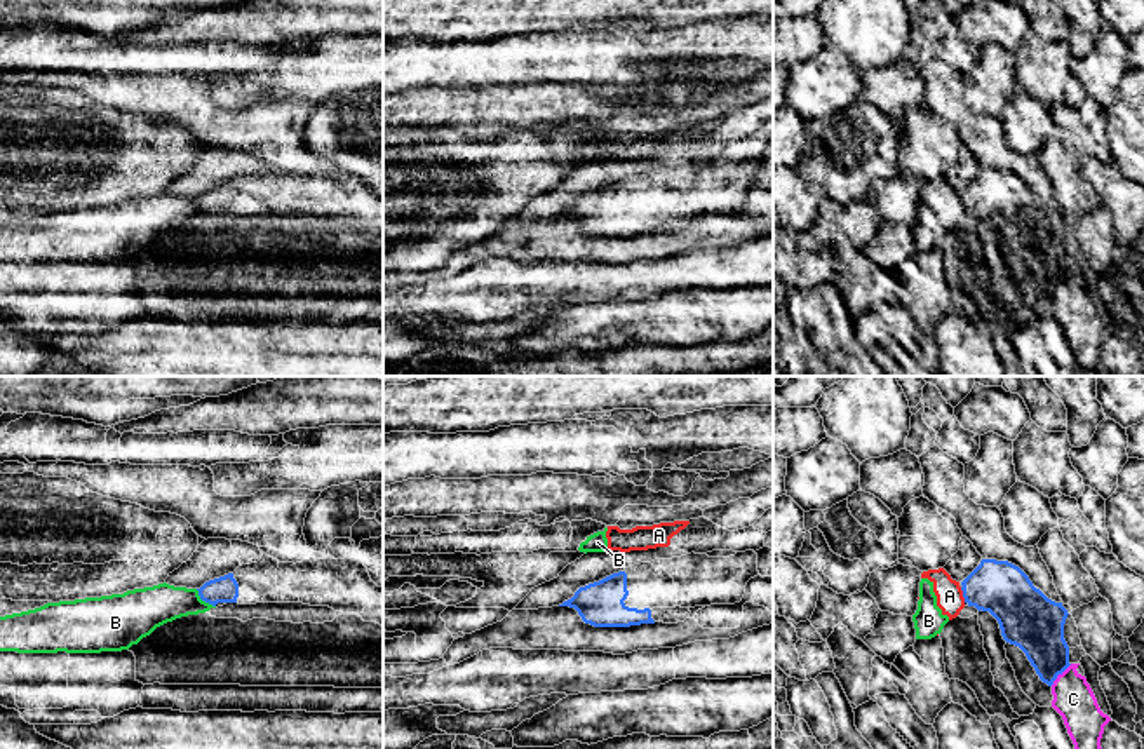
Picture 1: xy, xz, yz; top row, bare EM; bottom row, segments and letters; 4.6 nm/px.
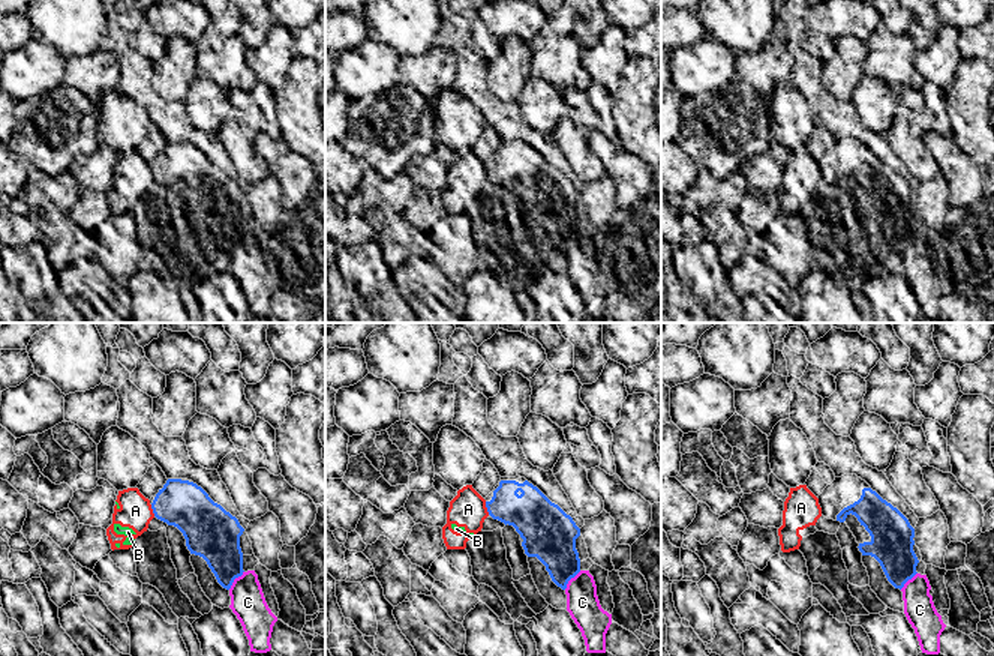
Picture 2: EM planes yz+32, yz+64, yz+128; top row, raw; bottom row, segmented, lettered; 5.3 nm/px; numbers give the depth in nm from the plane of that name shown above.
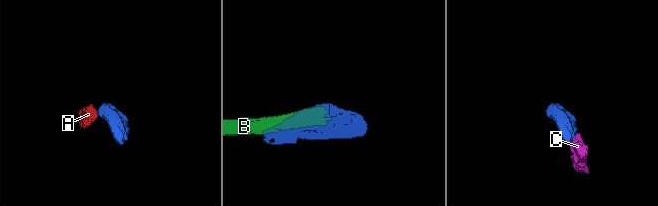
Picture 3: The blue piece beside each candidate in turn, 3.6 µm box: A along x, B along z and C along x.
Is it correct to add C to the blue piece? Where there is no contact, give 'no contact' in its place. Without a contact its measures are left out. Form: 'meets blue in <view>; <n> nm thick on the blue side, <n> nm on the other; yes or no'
meets blue in yz; 260 nm thick on the blue side, 190 nm on the other; no

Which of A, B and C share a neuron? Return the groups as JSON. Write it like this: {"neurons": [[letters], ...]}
{"neurons": [["A", "B"], ["C"]]}

